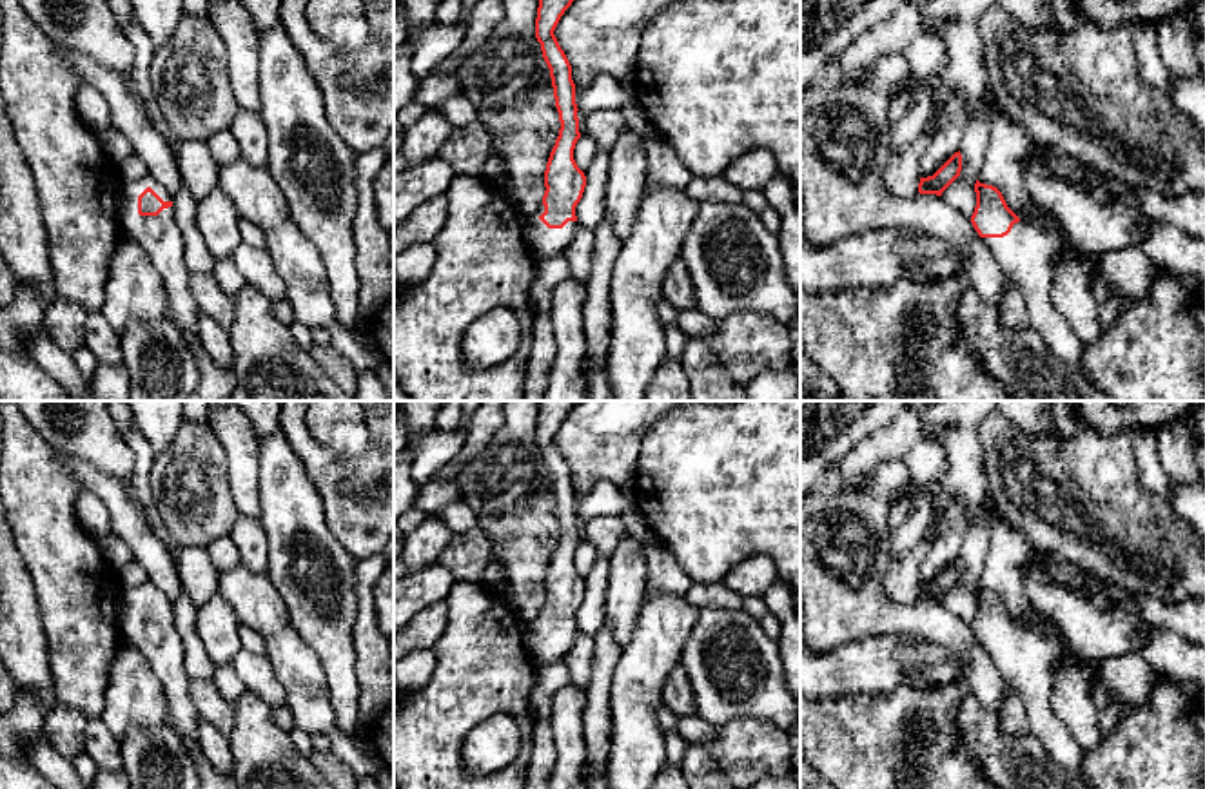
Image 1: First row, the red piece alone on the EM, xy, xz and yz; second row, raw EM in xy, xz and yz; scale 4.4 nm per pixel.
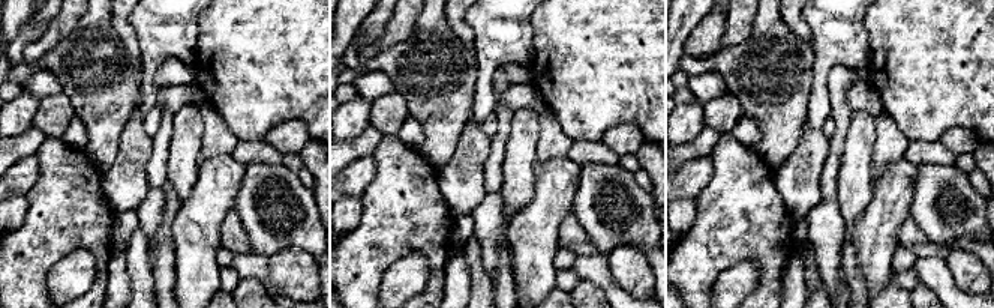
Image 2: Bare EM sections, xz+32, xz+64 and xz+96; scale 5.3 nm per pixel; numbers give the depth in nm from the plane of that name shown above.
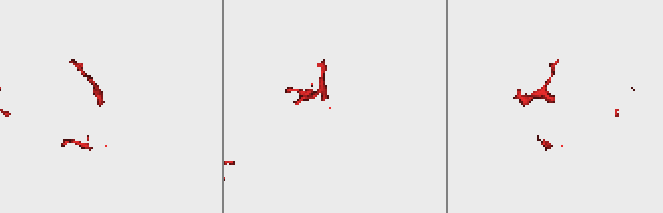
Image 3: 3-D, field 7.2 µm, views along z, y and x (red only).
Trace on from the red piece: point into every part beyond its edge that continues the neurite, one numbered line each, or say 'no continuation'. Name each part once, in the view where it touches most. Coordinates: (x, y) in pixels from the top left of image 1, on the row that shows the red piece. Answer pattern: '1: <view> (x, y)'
1: xy (158, 236)

